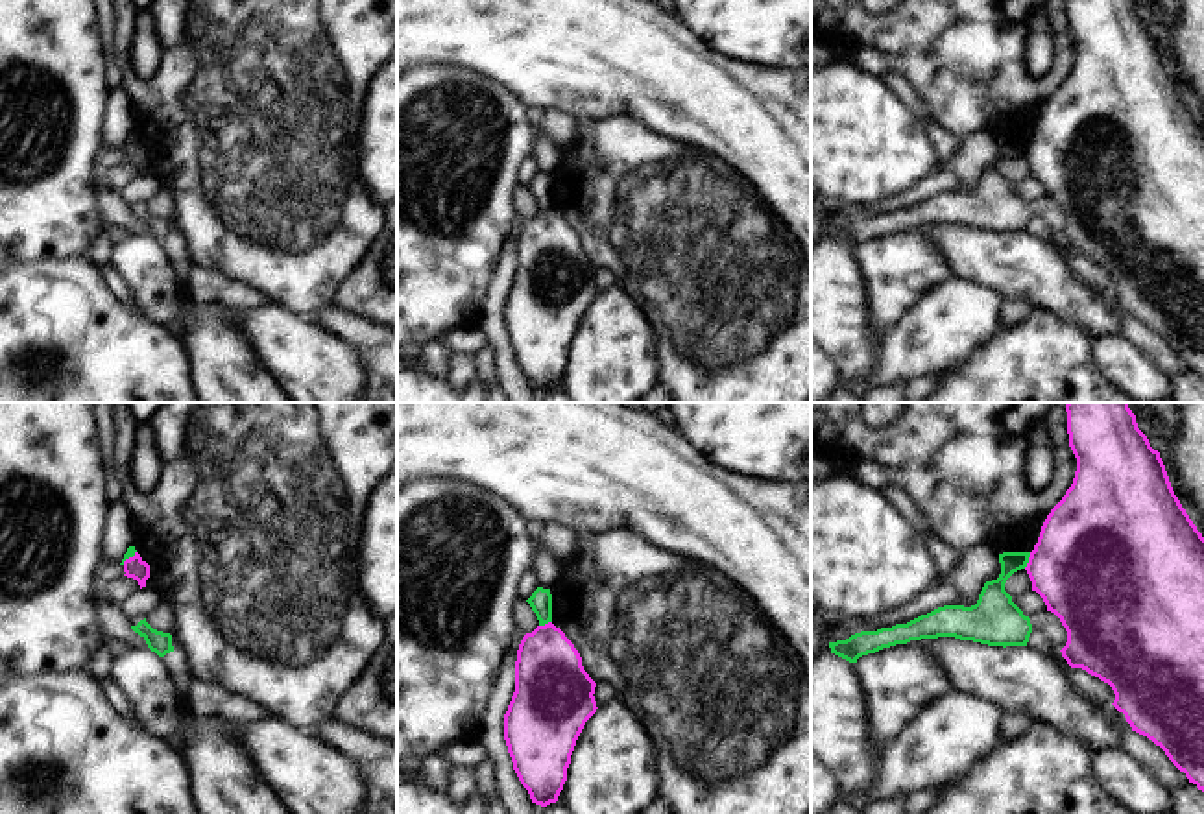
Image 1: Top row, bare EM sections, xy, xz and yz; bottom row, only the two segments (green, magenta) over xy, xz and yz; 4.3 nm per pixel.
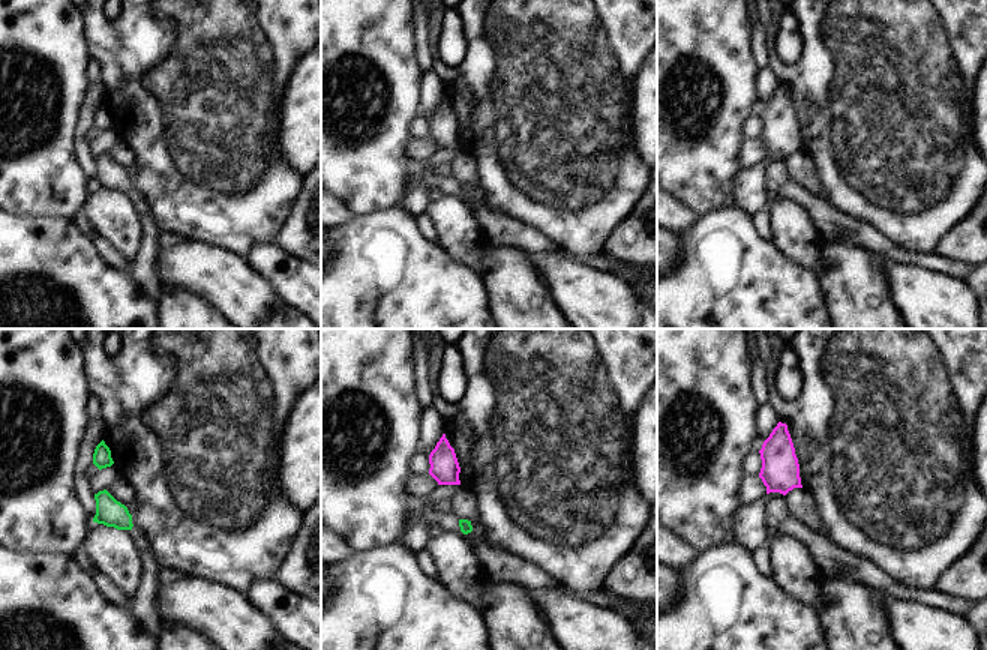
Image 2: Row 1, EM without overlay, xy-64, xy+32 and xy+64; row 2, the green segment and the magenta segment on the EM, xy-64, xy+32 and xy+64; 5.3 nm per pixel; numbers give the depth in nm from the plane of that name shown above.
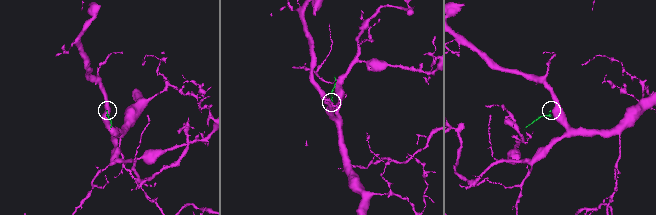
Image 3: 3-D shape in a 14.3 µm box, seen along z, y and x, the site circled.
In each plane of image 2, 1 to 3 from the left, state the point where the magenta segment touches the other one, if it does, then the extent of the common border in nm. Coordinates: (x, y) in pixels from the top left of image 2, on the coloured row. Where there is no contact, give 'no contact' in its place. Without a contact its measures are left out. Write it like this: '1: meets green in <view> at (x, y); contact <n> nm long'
1: no contact
2: no contact
3: no contact

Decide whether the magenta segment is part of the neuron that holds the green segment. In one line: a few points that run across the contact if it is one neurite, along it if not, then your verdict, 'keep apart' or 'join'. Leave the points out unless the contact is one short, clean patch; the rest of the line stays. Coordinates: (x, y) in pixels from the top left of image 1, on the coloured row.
line yz (1031, 552), (1023, 567); keep apart

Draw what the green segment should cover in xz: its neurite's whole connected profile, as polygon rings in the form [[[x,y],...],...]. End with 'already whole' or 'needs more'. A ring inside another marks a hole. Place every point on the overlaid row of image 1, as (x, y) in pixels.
[[[537,587],[526,600],[536,613],[539,626],[552,622],[552,594],[550,589]]] | already whole

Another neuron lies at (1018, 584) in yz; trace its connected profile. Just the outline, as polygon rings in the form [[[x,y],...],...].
[[[1025,569],[1014,572],[1006,583],[1005,583],[1005,591],[1010,594],[1010,596],[1019,596],[1019,594],[1025,594],[1029,591],[1032,591],[1032,581],[1027,574]]]

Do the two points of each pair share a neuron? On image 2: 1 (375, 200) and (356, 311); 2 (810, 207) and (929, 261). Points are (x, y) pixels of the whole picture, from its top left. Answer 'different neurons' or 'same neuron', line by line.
1: different neurons
2: same neuron

